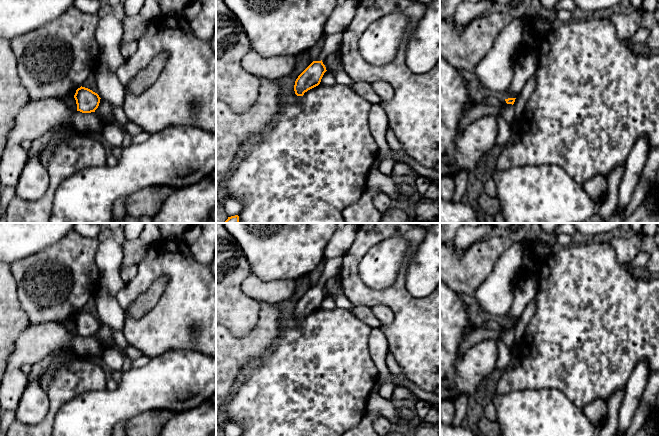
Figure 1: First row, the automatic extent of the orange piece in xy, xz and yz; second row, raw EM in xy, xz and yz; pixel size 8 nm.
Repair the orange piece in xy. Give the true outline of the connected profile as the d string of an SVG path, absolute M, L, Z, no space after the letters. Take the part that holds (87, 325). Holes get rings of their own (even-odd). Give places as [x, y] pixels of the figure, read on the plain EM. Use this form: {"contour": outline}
{"contour": "M82 310L76 314L74 322L77 328L77 335L82 337L95 336L101 323L97 317Z"}

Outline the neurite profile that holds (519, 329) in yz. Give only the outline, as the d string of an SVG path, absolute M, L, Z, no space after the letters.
M532 300L526 307L526 309L521 314L520 318L516 321L513 328L515 334L515 343L519 344L523 339L525 329L534 316L536 311L536 303Z

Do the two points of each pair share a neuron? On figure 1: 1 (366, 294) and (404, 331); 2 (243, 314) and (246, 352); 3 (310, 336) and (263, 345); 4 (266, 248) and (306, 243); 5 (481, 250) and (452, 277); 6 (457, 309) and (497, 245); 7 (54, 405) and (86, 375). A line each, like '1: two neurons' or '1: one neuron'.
1: one neuron
2: two neurons
3: two neurons
4: one neuron
5: one neuron
6: two neurons
7: one neuron

